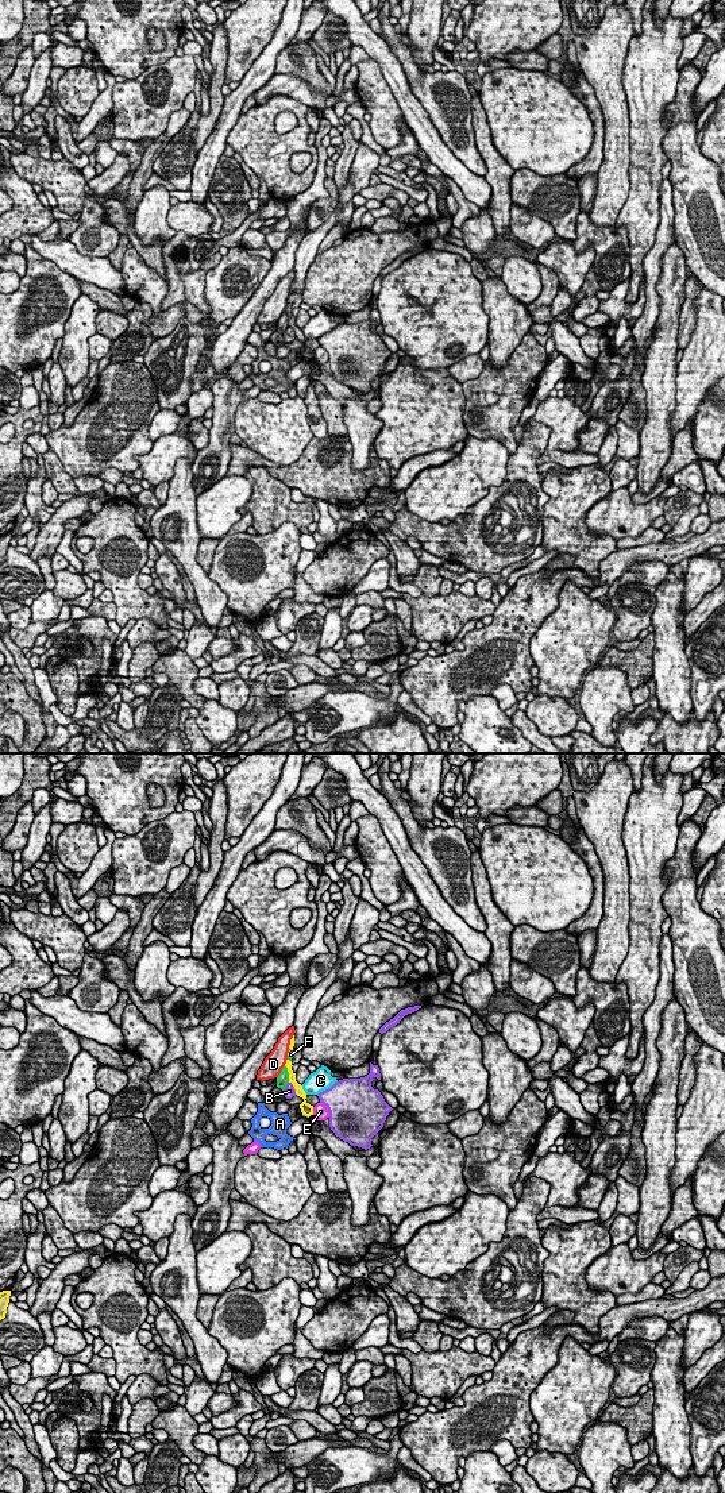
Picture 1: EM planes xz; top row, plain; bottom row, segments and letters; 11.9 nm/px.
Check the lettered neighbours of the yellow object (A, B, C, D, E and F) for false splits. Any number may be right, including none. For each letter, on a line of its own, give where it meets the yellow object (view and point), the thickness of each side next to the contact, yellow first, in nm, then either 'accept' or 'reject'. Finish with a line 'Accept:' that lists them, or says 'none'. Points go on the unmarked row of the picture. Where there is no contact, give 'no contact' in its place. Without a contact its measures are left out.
A: xz (305, 359) | 140/30 nm | reject
B: xz (294, 332) | 120/140 nm | reject
C: xz (303, 334) | 140/260 nm | reject
D: xz (286, 307) | 100/240 nm | reject
E: xz (312, 355) | 140/180 nm | reject
F: xz (289, 317) | 100/140 nm | reject
Accept: none

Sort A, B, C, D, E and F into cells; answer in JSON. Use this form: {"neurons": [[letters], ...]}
{"neurons": [["A"], ["B"], ["C"], ["D"], ["E"], ["F"]]}

